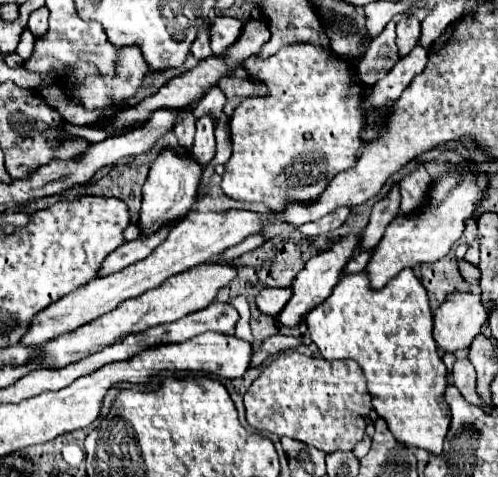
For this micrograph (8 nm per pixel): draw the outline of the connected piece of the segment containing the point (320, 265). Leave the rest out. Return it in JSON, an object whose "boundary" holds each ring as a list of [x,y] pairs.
{"boundary":[[[348,235],[348,237],[340,239],[330,251],[312,257],[312,259],[304,265],[304,269],[294,277],[294,283],[292,283],[292,291],[294,291],[294,293],[292,293],[290,301],[284,305],[282,313],[278,313],[278,317],[276,317],[282,325],[286,325],[286,327],[290,327],[290,329],[296,329],[296,327],[302,323],[302,319],[304,319],[316,305],[320,305],[320,303],[332,293],[334,285],[338,283],[338,279],[340,279],[340,275],[342,275],[344,265],[346,265],[348,259],[354,255],[354,251],[356,251],[356,247],[358,247],[358,241],[360,241],[358,235]]]}

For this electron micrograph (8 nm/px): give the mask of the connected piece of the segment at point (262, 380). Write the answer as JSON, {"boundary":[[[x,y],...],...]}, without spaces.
{"boundary":[[[286,351],[276,355],[244,393],[246,419],[254,431],[286,435],[324,453],[352,451],[366,435],[370,393],[364,373],[354,361],[326,361]]]}

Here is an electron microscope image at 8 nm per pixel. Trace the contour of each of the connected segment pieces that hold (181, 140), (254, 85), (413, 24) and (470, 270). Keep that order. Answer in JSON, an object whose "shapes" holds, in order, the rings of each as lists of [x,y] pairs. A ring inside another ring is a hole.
{"shapes":[[[[192,113],[182,117],[182,121],[174,129],[174,135],[178,139],[178,145],[182,145],[184,149],[192,147],[192,141],[194,141],[194,115]]],[[[222,77],[218,83],[220,89],[224,89],[222,93],[226,95],[226,105],[224,105],[224,113],[230,117],[234,113],[234,107],[238,103],[242,103],[246,97],[264,97],[266,95],[266,87],[254,79],[236,79],[236,77]]],[[[404,17],[396,25],[396,45],[400,59],[404,59],[416,47],[418,37],[420,37],[420,21],[416,17]]],[[[462,261],[462,263],[460,263],[460,273],[462,273],[462,277],[464,277],[470,285],[478,283],[478,279],[480,279],[480,271],[478,271],[474,265],[470,265],[468,261]]]]}

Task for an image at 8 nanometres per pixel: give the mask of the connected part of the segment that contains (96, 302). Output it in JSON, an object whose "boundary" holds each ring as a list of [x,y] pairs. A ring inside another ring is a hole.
{"boundary":[[[236,209],[228,213],[190,211],[178,225],[172,227],[166,241],[158,245],[158,249],[154,249],[150,257],[134,265],[128,265],[126,269],[120,269],[118,273],[112,273],[108,277],[100,277],[100,279],[90,281],[88,285],[82,285],[82,289],[68,293],[60,301],[54,301],[50,307],[46,307],[42,313],[34,315],[20,343],[26,347],[40,347],[64,333],[72,333],[80,325],[86,325],[88,321],[94,321],[96,317],[116,309],[118,303],[138,297],[144,291],[162,285],[172,275],[178,275],[196,265],[202,265],[202,261],[210,261],[218,257],[222,251],[226,251],[232,245],[238,245],[242,239],[256,233],[264,225],[266,225],[266,219],[260,219],[256,213],[250,213],[250,211],[236,211]]]}

